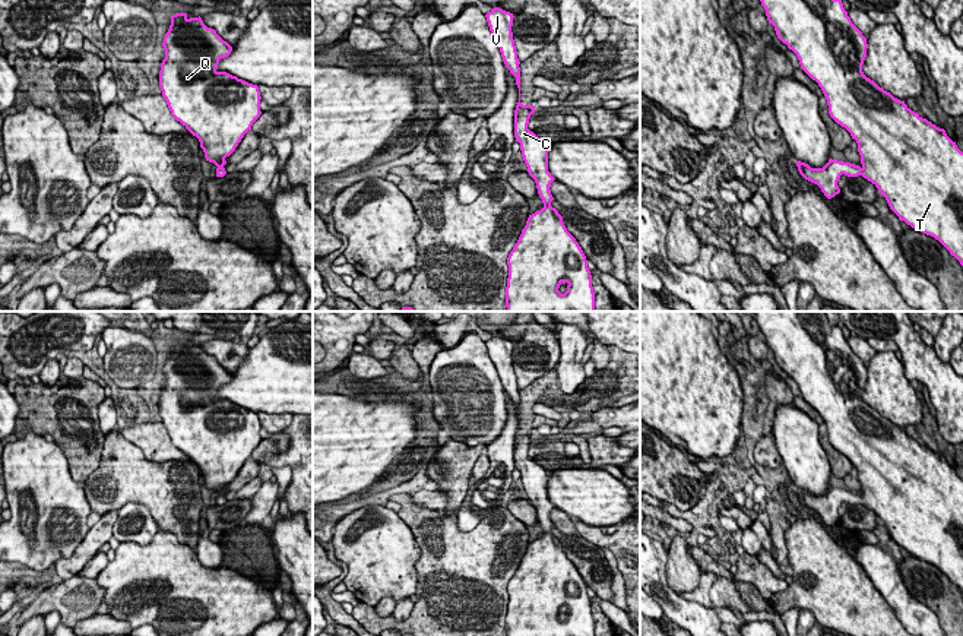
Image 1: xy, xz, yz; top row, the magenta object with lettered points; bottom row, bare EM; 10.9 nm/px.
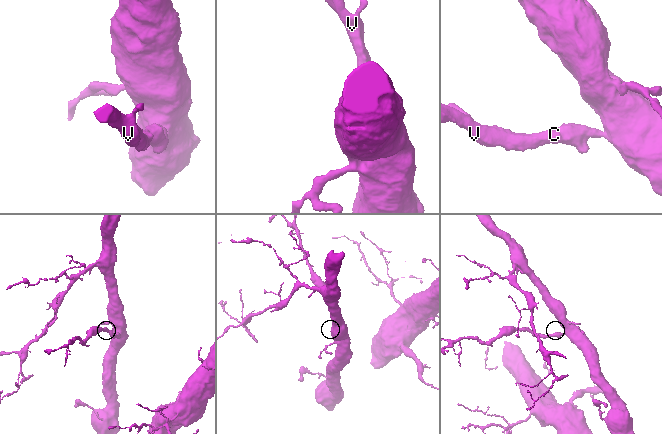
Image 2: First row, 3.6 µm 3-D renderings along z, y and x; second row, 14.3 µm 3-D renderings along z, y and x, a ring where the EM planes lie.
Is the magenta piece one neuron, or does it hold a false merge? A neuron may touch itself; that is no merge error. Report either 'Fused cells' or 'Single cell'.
Single cell

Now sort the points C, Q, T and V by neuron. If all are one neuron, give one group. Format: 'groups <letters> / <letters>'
groups C Q T V

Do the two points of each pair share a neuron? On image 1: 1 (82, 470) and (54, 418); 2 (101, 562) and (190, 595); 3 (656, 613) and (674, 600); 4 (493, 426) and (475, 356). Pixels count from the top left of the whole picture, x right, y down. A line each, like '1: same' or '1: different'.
1: same
2: different
3: different
4: same

